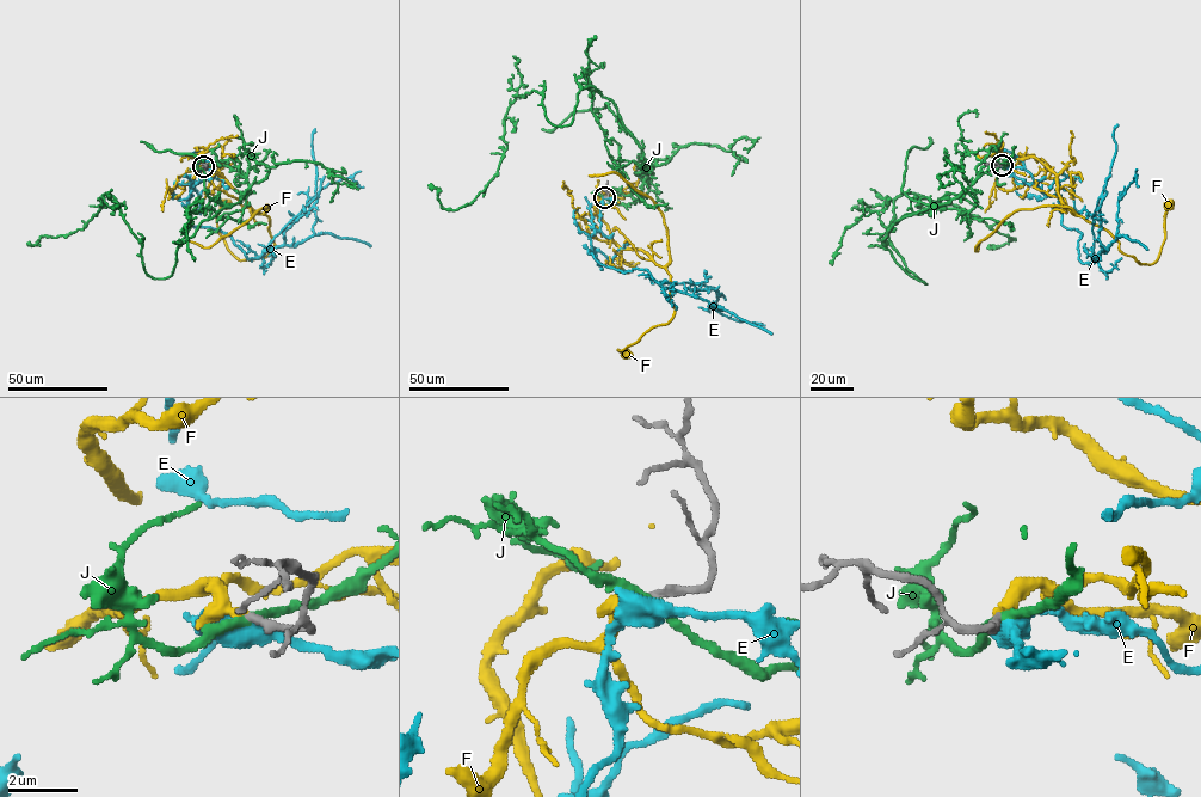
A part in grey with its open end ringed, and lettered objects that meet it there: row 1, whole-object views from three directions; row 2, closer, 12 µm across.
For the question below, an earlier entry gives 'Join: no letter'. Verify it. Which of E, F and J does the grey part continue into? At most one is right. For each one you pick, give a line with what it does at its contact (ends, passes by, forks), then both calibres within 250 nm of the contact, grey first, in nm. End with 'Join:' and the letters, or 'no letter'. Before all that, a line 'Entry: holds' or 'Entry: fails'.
Entry: fails
F: it passes by | 260/220 nm
Join: F

